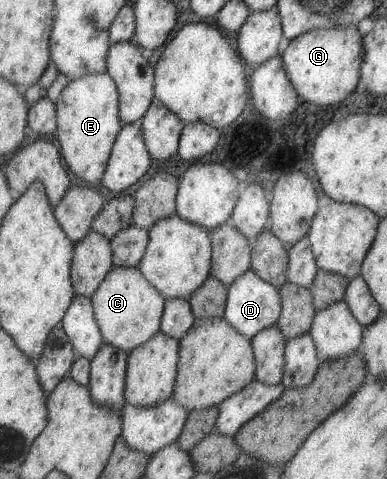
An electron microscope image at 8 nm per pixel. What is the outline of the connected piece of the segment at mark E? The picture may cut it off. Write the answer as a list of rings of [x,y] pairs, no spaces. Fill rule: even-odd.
[[[107,72],[75,78],[62,89],[55,105],[57,106],[56,136],[60,142],[61,155],[76,176],[93,186],[99,185],[114,141],[124,125],[119,115],[119,94],[114,79]]]

